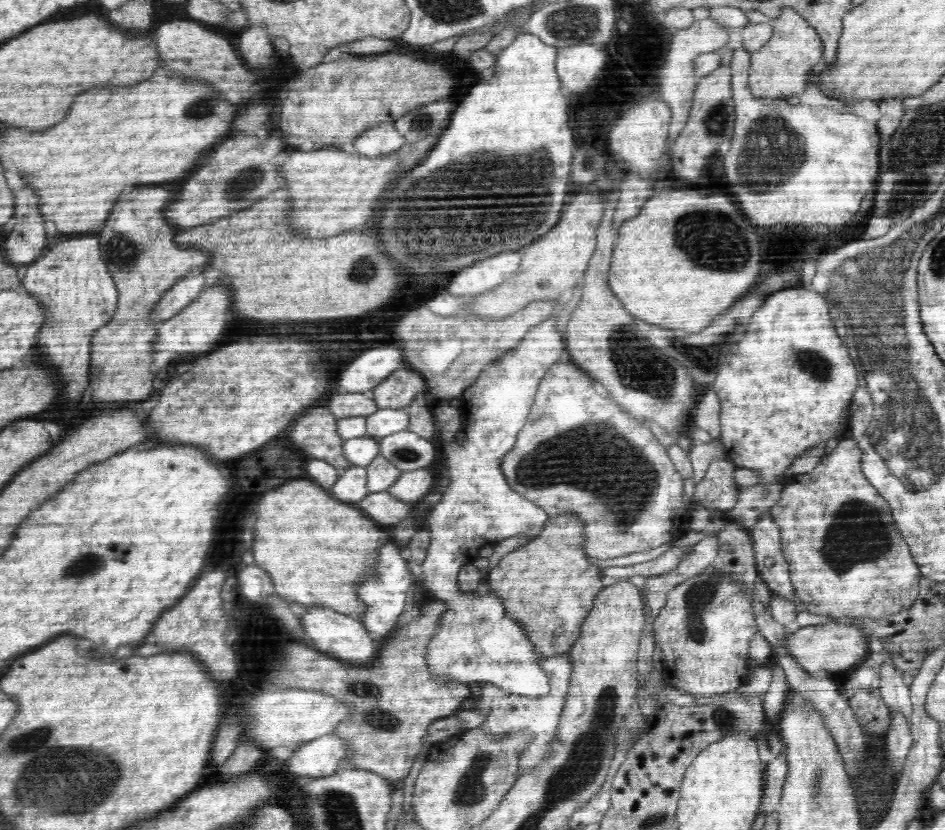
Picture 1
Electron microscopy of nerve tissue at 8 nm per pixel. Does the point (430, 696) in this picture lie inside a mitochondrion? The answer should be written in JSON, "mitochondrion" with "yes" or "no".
{"mitochondrion":"no"}

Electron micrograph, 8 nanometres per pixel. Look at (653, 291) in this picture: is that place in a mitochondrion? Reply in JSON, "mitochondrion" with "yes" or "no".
{"mitochondrion":"no"}

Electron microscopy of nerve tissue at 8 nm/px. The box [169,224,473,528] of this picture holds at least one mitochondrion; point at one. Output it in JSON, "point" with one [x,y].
{"point":[364,268]}

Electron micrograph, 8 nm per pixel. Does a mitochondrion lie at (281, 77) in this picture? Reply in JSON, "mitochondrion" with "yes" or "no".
{"mitochondrion":"no"}

